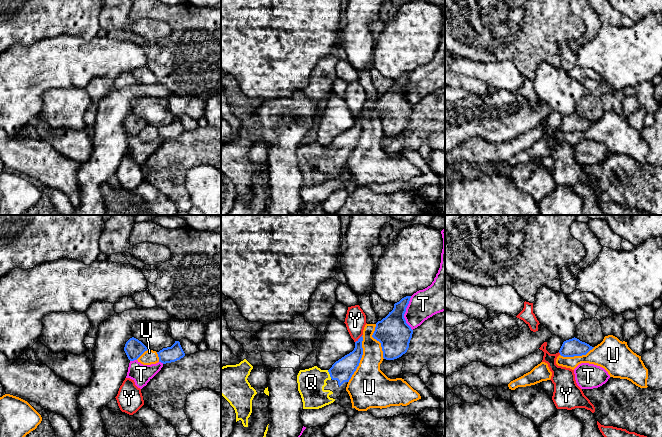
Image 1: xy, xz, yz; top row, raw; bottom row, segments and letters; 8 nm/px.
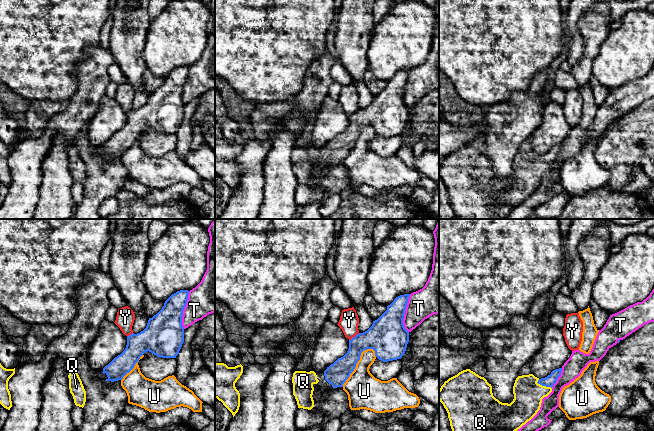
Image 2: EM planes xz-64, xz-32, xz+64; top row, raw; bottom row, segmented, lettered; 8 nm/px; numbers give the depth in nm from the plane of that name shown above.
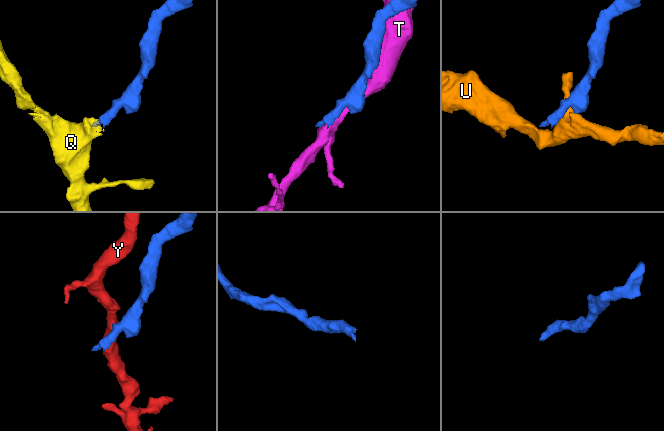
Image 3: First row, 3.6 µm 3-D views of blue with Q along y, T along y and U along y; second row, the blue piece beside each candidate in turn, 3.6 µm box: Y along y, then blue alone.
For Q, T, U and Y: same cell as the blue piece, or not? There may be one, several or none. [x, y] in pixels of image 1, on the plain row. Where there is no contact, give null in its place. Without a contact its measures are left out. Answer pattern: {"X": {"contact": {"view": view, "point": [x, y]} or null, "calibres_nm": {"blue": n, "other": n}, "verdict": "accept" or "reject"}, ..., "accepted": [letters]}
{"Q": {"contact": {"view": "xz", "point": [329, 149]}, "calibres_nm": {"blue": 180, "other": 220}, "verdict": "accept"}, "T": {"contact": {"view": "xz", "point": [404, 89]}, "calibres_nm": {"blue": 260, "other": 240}, "verdict": "reject"}, "U": {"contact": {"view": "xz", "point": [360, 135]}, "calibres_nm": {"blue": 180, "other": 320}, "verdict": "reject"}, "Y": {"contact": {"view": "xz", "point": [359, 114]}, "calibres_nm": {"blue": 160, "other": 170}, "verdict": "reject"}, "accepted": ["Q"]}

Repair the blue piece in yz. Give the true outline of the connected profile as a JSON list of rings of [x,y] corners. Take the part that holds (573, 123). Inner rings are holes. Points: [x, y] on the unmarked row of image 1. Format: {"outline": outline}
{"outline": [[[572,114],[563,118],[559,129],[563,133],[574,133],[586,131],[594,123],[580,117],[577,114]]]}

